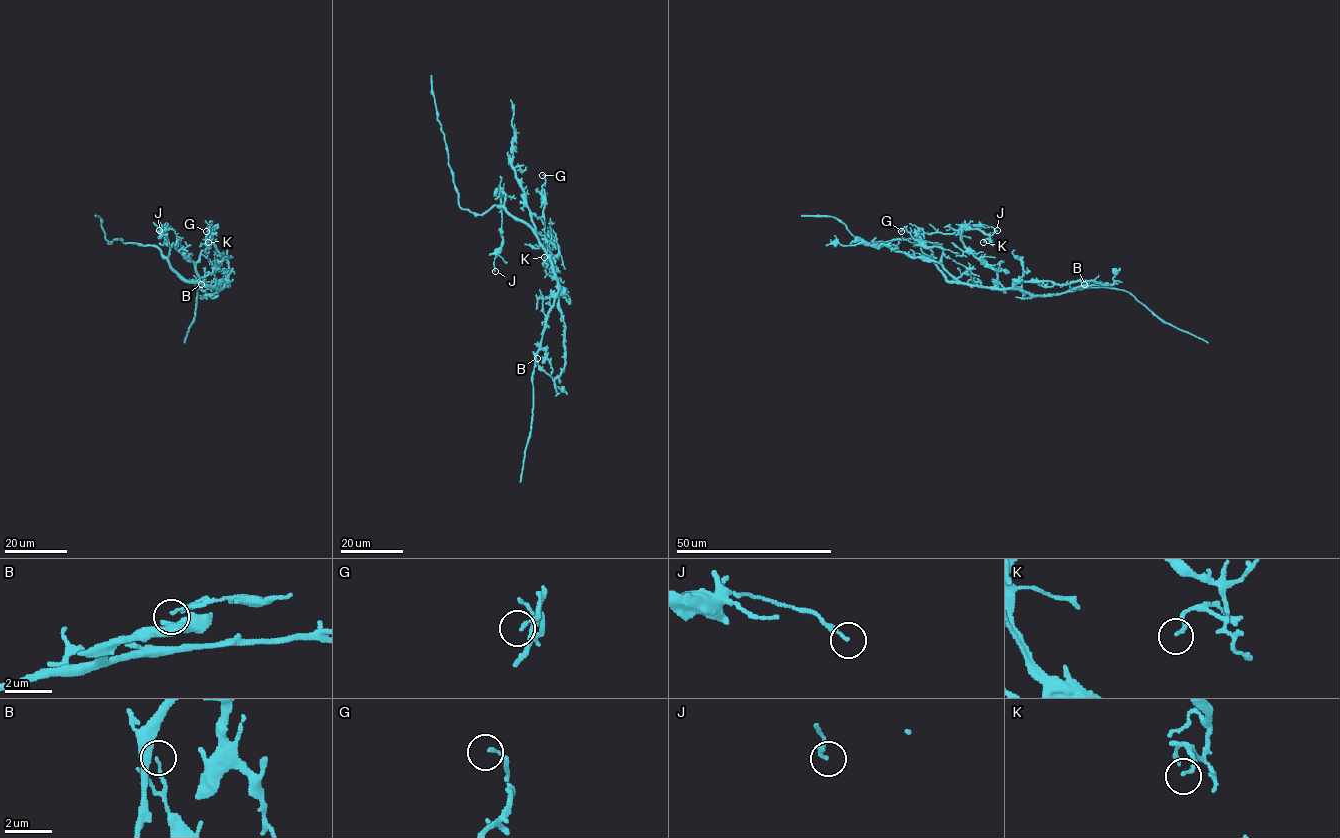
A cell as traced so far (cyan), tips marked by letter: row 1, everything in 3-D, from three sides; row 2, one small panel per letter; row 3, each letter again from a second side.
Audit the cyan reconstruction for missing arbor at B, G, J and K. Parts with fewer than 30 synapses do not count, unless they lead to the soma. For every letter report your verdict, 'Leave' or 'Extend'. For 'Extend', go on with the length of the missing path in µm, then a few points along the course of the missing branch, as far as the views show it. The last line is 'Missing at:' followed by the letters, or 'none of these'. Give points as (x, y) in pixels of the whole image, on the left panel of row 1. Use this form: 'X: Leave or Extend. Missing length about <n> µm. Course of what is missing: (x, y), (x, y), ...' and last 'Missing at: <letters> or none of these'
B: Leave
G: Leave
J: Leave
K: Leave
Missing at: none of these

